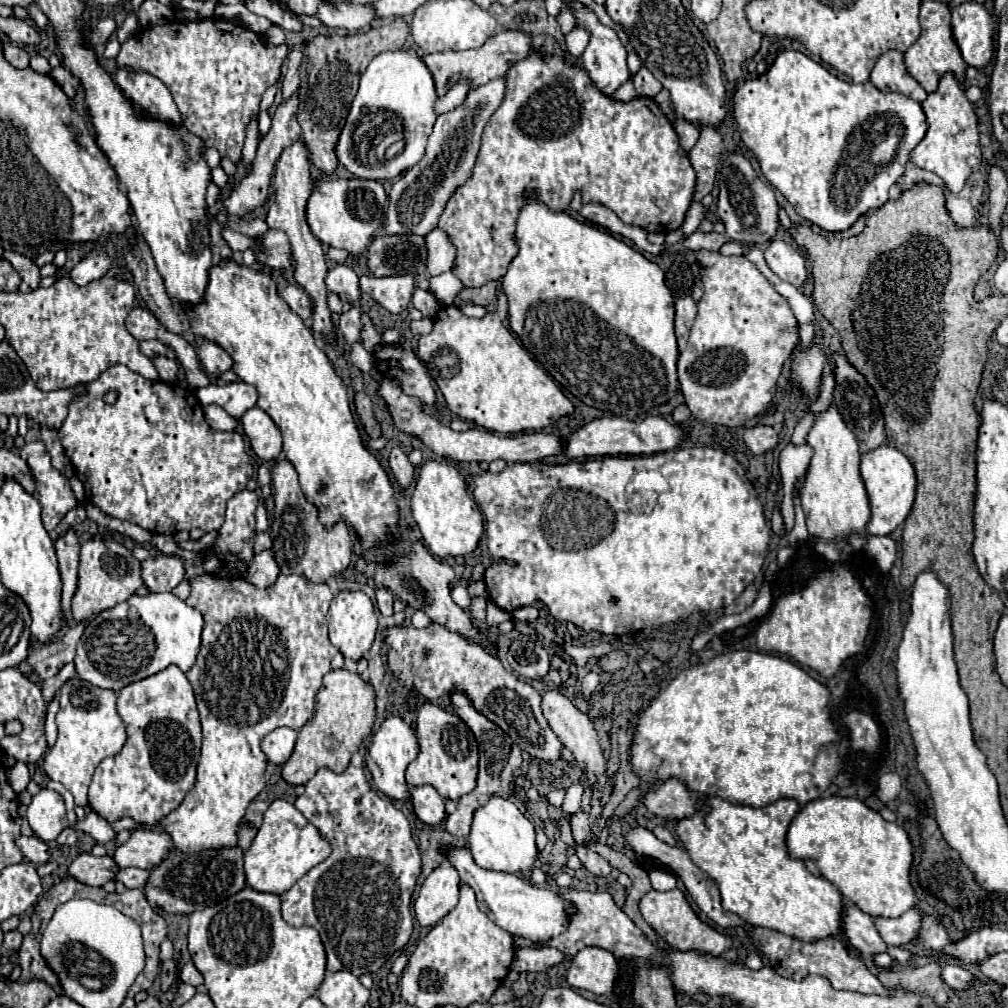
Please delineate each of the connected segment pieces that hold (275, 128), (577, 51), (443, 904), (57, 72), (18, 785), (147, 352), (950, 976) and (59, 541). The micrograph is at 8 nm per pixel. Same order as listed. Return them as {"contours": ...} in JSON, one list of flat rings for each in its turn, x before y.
{"contours":[[[298,96,290,98,286,104,280,104,276,110,274,110,274,116,272,116,272,128,270,132,264,136,264,140,258,144,258,152,256,152,256,158,252,162,252,166,248,168,246,176,238,182,238,186,230,192,230,196,224,200,224,208,226,208,226,214,228,216,246,216,248,212,260,208,266,204,268,200,268,188,270,188,270,182,272,182,272,174,274,174,274,166,276,166,276,160,280,158,280,154,292,146,294,142,300,142,302,138,302,130,296,122,296,112,298,112]],[[574,28,568,36,566,36,566,52,574,58,578,58,582,54,582,50,586,48,586,42,588,42,588,34,584,30,578,30]],[[442,862,426,878,414,902,418,924,422,928,436,926,448,912,456,908,458,890,460,890,458,872,448,862]],[[64,66,54,68,54,70,50,72,50,76,56,80,58,86,62,86,62,90,64,90,64,94,66,94,68,98,74,98,74,96,76,96,76,90,78,90,80,82,78,82]],[[17,761,14,766,8,769,8,782,14,790,23,792,31,780,30,772,26,763]],[[144,340,140,342,140,352,148,358,154,358,154,356,166,356,166,358,176,358,174,350,158,340]],[[944,964,940,970,940,978,950,988,958,988,958,990,968,988,972,984,972,974,968,970,964,970,962,966,956,966,956,964]],[[68,528,62,536,54,540,58,564,60,564,60,574,62,574,62,612,66,614,70,610,70,600,76,590,76,580,78,580,78,556,80,556,80,542,74,534,72,528]]]}

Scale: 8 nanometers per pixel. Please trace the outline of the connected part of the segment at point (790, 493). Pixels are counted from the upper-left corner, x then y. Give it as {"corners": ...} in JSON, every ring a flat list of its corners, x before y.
{"corners":[[790,442,780,452,780,476,782,476,782,488,784,488,780,512,784,518,786,530,792,530,794,526,794,496,798,494,794,484,804,482,812,456,814,456,814,450,806,442,800,446]]}

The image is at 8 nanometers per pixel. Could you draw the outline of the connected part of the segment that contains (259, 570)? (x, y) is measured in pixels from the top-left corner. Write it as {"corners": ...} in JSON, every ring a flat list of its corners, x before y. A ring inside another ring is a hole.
{"corners":[[266,550,266,552,260,552,254,556,250,568,246,570,244,580,256,588,268,588,276,582,278,574,280,574,280,570,274,562,274,556,270,554,270,550]]}

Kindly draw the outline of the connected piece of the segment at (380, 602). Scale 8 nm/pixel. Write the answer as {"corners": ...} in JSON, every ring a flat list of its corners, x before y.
{"corners":[[388,588,376,590,376,606,384,616,392,616,392,602,394,602,394,596]]}

